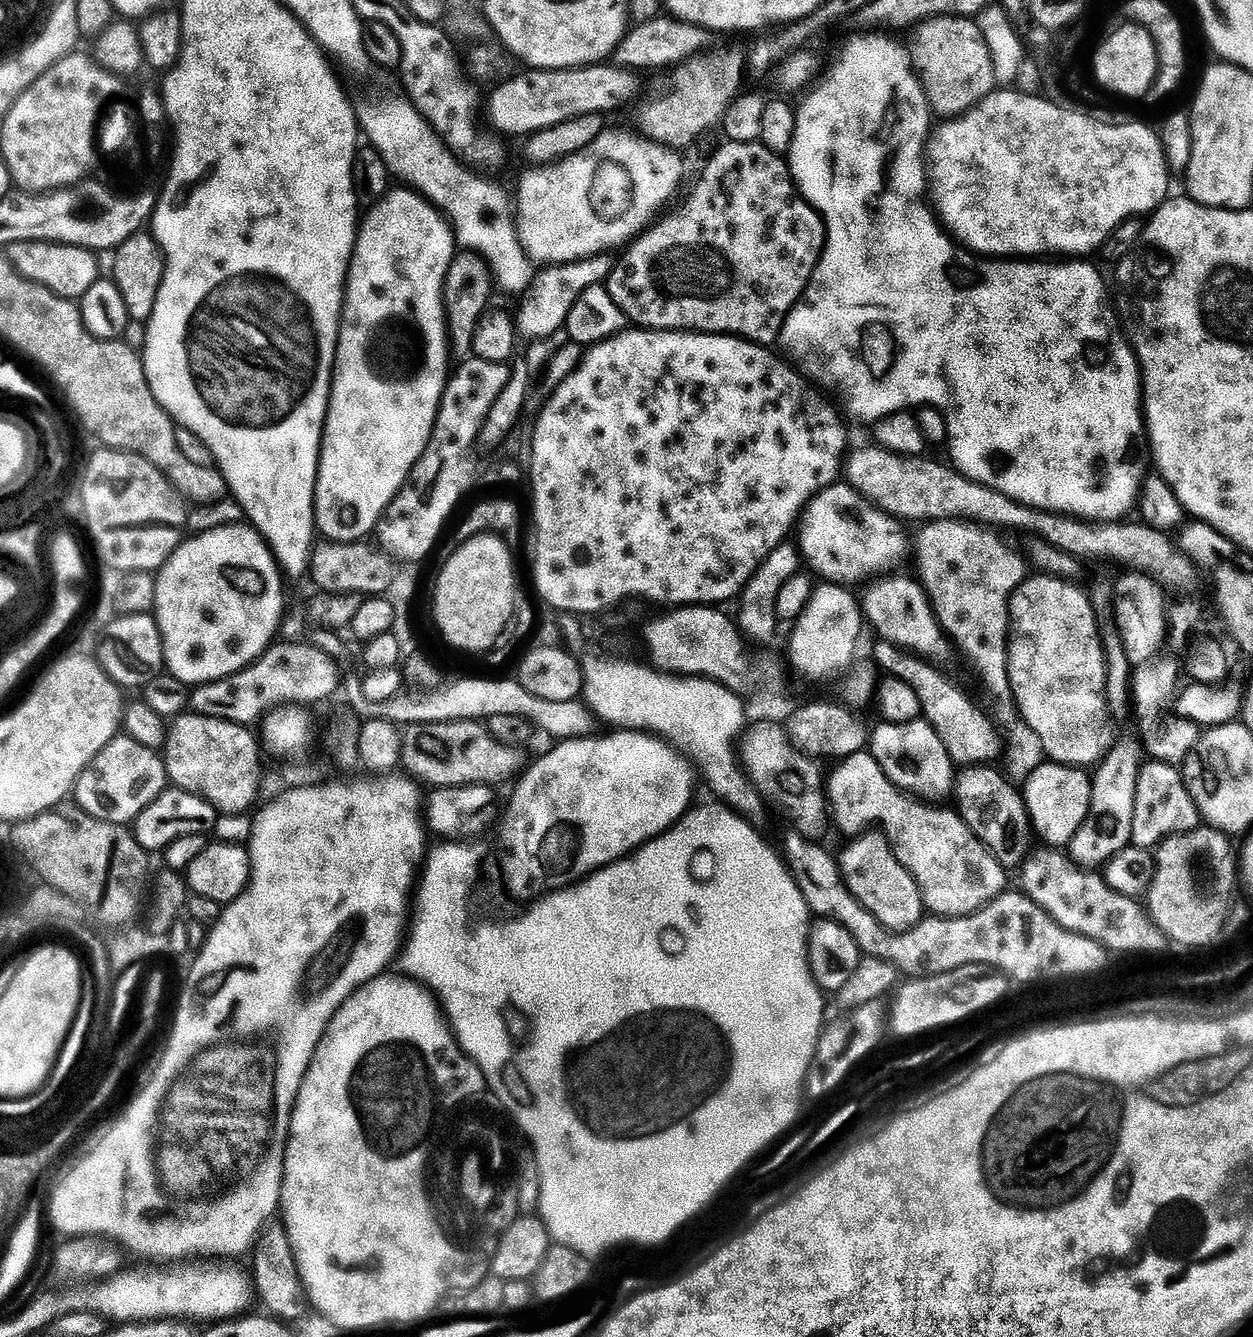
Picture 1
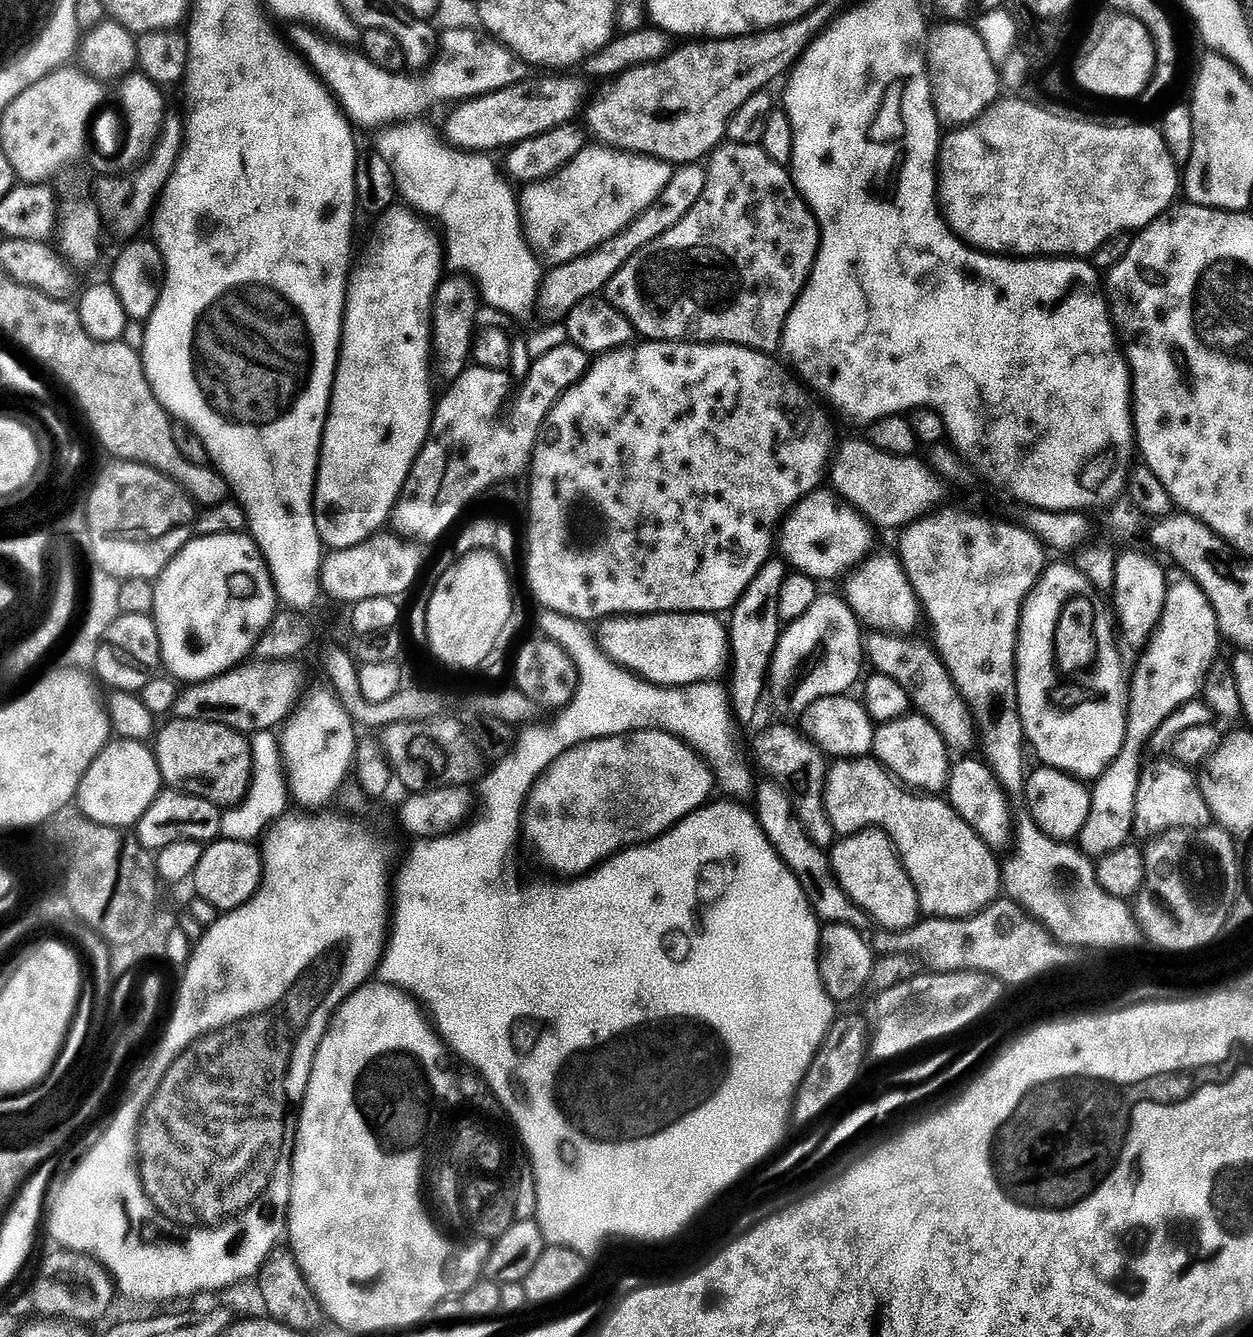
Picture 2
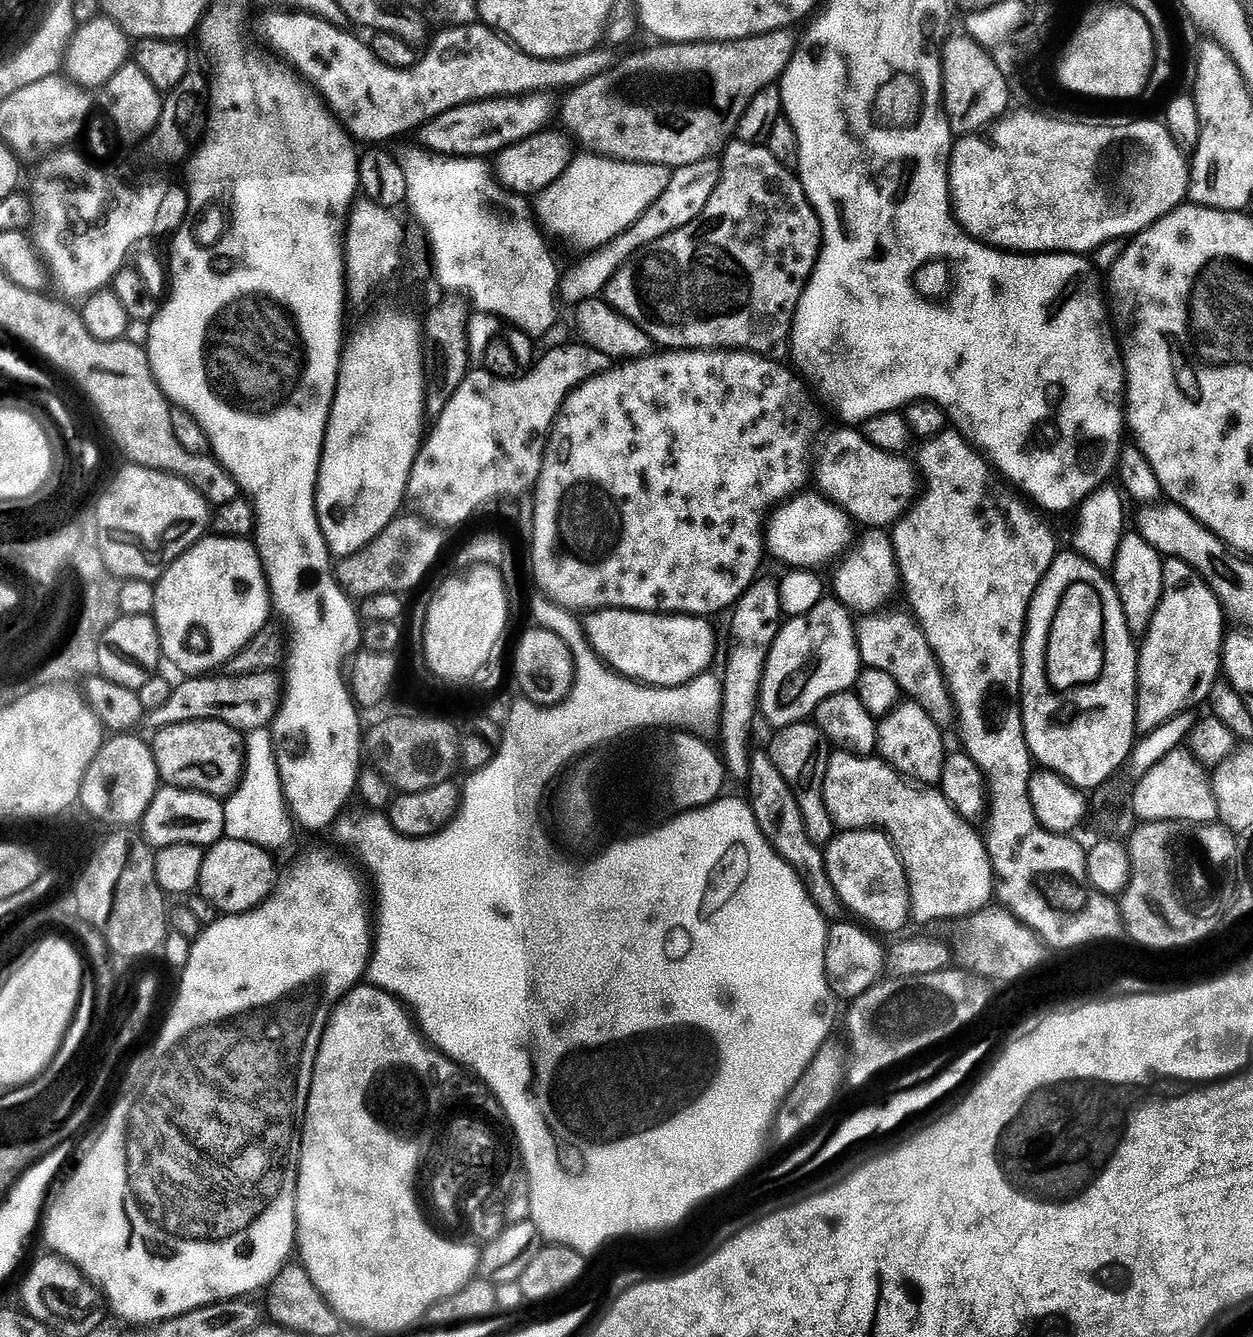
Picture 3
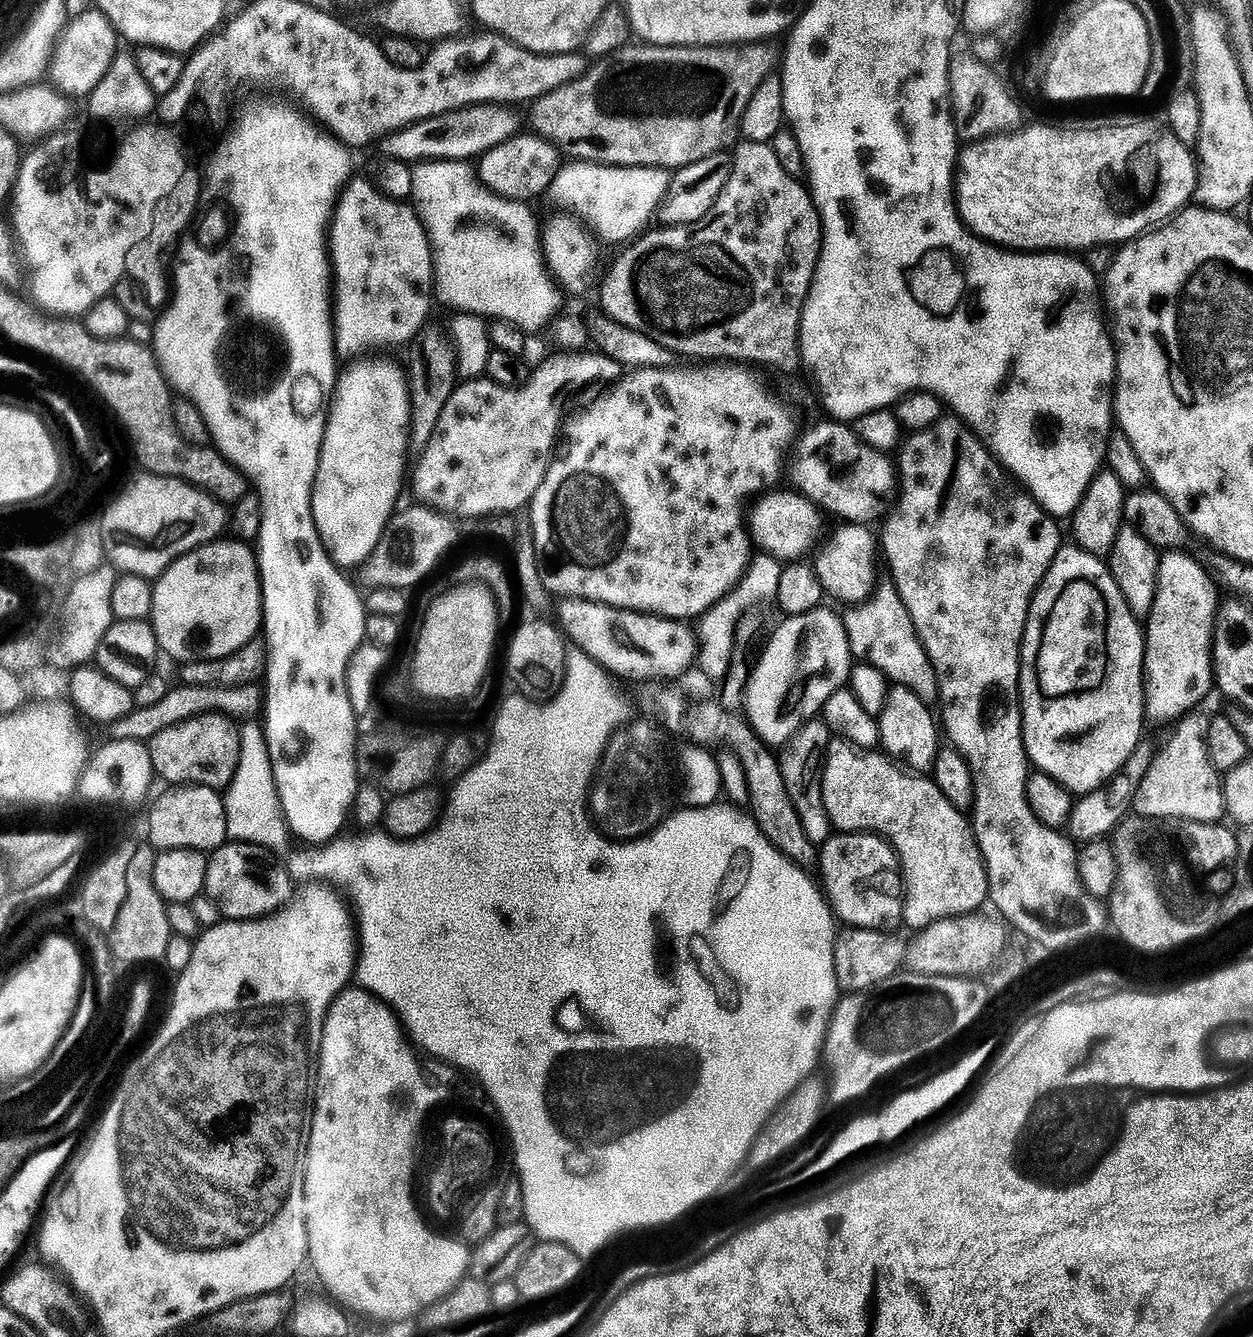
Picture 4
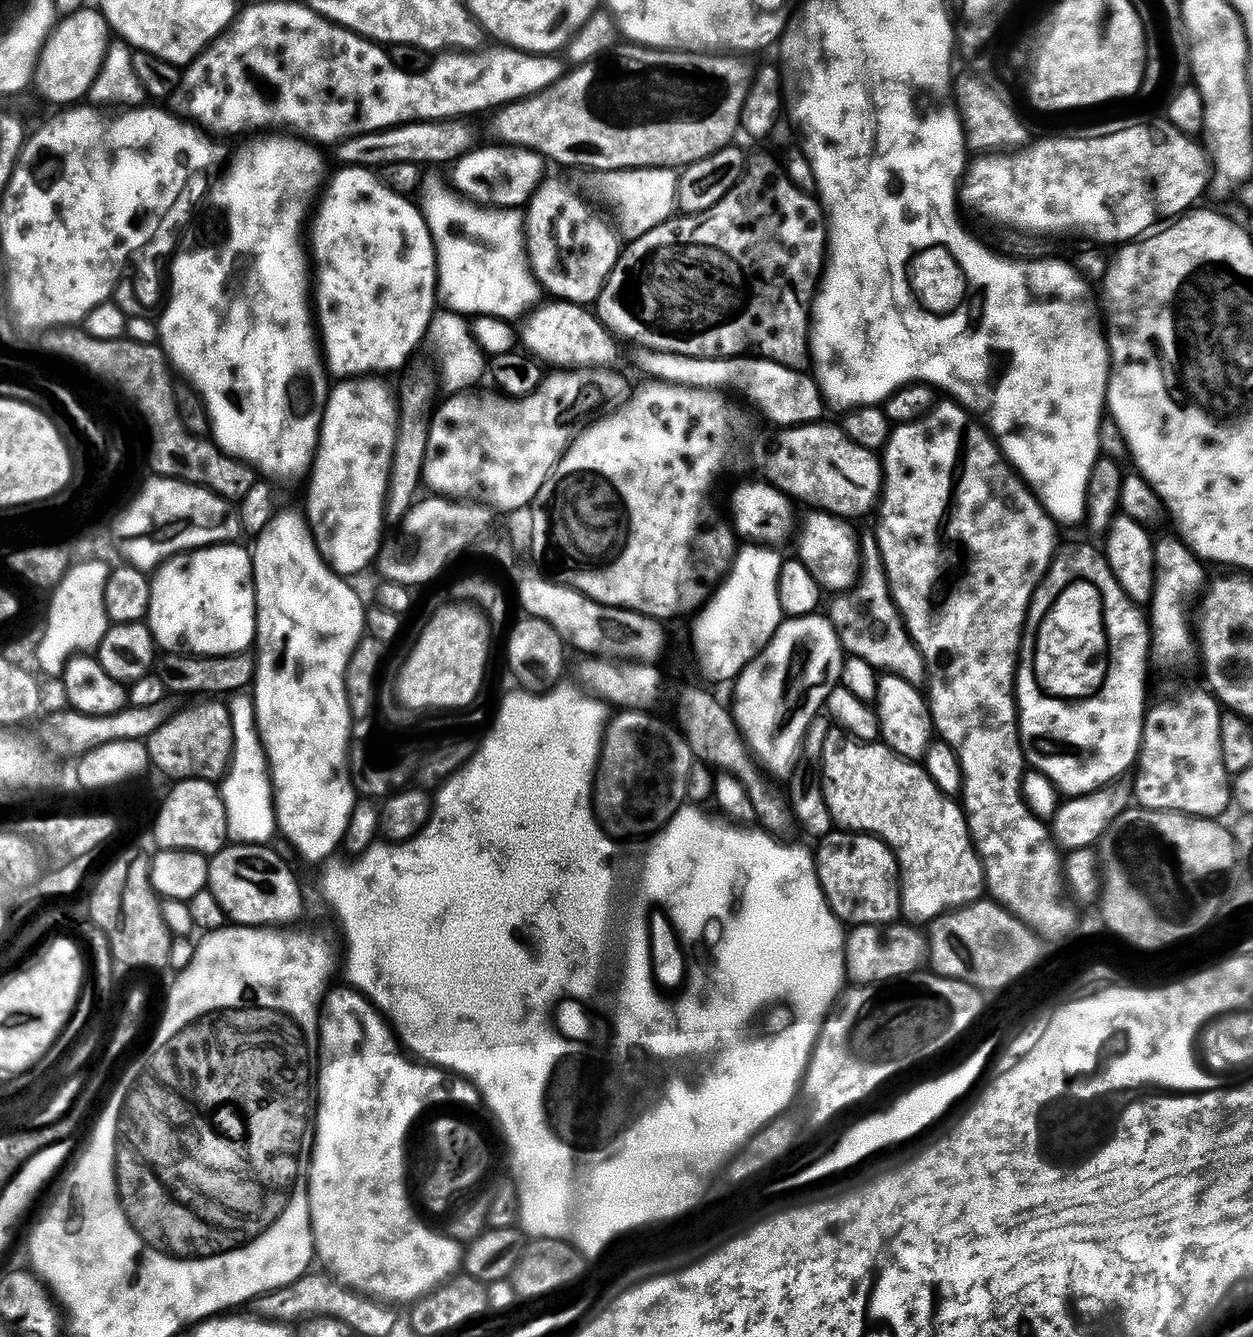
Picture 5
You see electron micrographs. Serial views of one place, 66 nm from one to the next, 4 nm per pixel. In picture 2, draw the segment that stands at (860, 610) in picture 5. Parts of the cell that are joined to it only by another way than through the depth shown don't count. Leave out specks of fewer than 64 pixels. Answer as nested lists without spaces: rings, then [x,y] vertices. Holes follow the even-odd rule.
[[[876,630],[866,640],[866,660],[873,664],[876,672],[894,678],[902,690],[906,690],[911,707],[942,734],[945,744],[956,754],[964,754],[974,744],[974,725],[967,704],[960,697],[956,683],[952,680],[939,652],[931,643],[923,644],[920,640],[911,640],[911,635],[897,634],[895,631]]]

